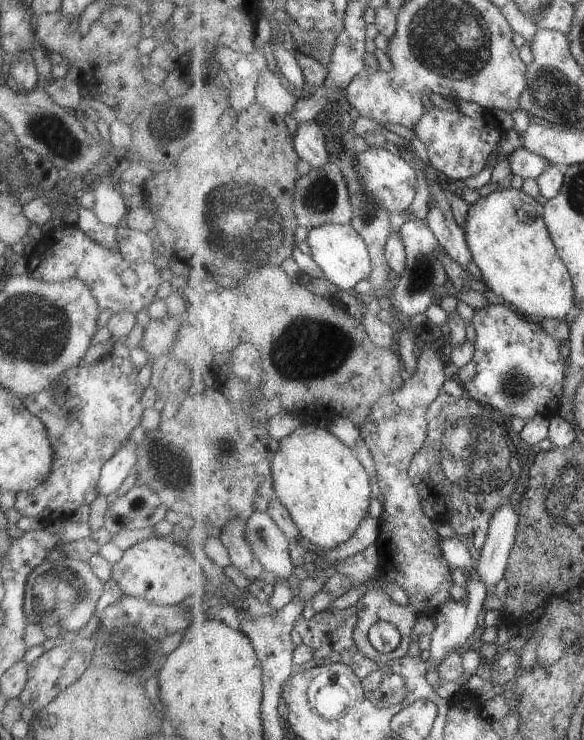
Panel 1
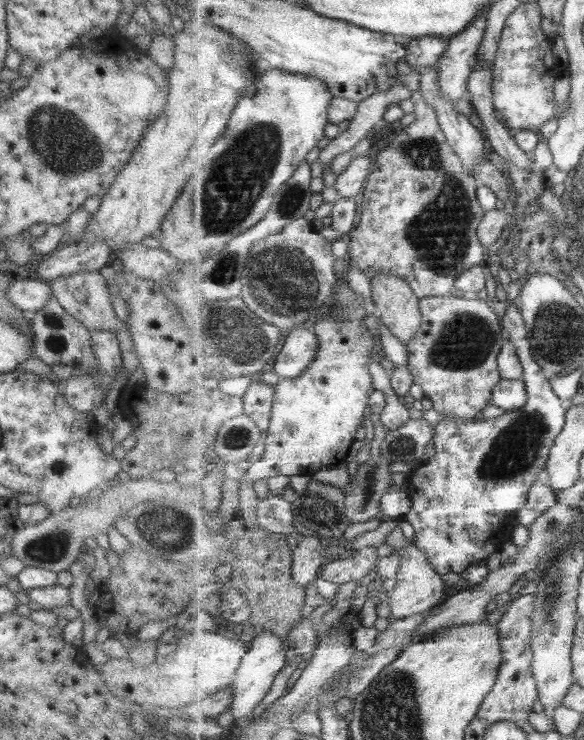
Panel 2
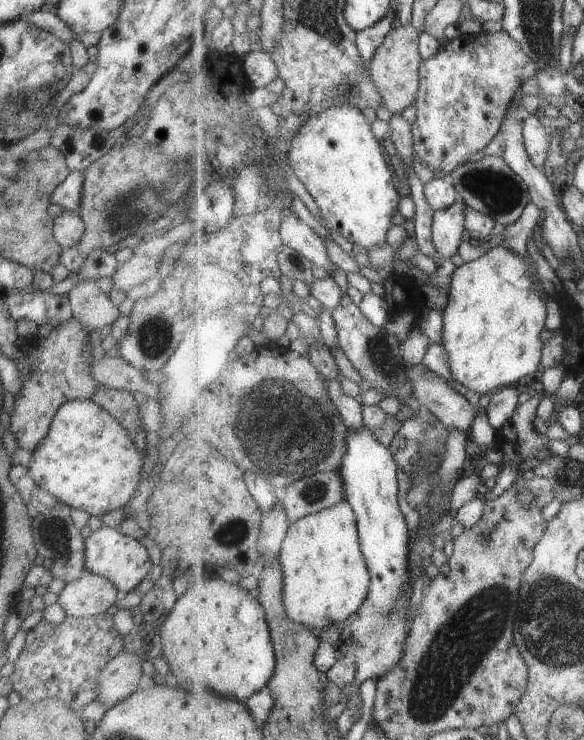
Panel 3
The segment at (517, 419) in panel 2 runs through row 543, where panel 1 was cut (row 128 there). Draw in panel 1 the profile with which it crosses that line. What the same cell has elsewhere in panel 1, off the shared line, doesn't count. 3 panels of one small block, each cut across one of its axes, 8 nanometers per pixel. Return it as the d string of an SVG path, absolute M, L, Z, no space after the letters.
M437 107L425 112L414 132L425 144L430 164L435 170L441 171L451 180L460 182L479 174L487 166L491 154L497 150L503 138L503 130L499 128L497 120L485 120L483 117L473 119L460 111L451 112Z

